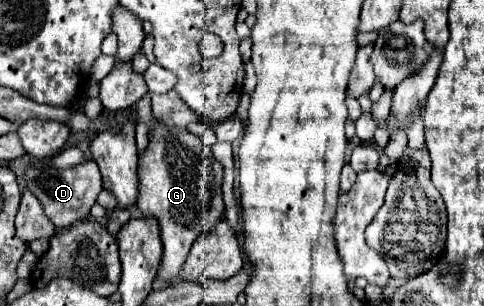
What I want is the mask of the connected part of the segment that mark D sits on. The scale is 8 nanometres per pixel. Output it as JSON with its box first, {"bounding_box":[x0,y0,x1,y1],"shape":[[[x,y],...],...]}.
{"bounding_box":[23,160,103,228],"shape":[[[87,160],[85,164],[77,164],[77,166],[67,168],[67,170],[29,168],[23,176],[23,184],[41,200],[41,204],[45,208],[45,216],[57,228],[65,228],[65,226],[71,226],[77,220],[87,218],[91,206],[97,200],[97,194],[103,190],[101,172],[99,172],[95,160]]]}

